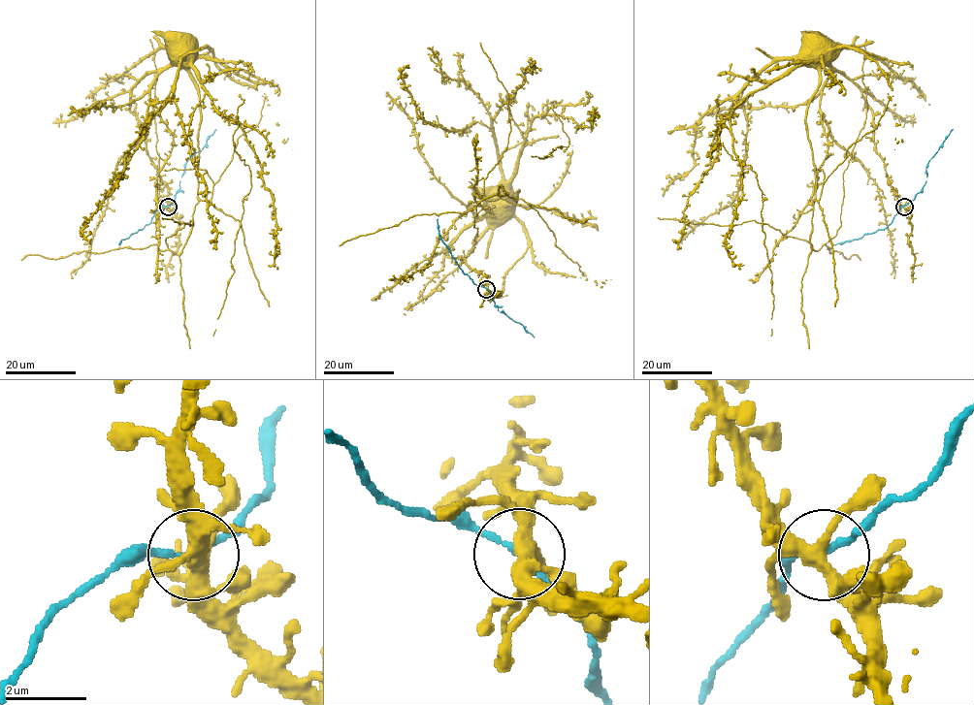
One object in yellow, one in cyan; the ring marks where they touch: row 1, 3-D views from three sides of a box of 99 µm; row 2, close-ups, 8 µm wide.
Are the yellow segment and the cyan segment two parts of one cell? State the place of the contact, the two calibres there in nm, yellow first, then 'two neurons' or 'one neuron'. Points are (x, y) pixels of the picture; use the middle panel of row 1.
place (486, 289); calibres 320 and 160 nm; one neuron

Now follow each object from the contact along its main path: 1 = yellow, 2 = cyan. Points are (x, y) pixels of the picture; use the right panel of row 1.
1: (904, 206), (876, 150), (873, 112), (862, 92), (845, 75), (820, 61), (804, 45), (805, 42)
2: (904, 206), (923, 188), (927, 164), (953, 129)

